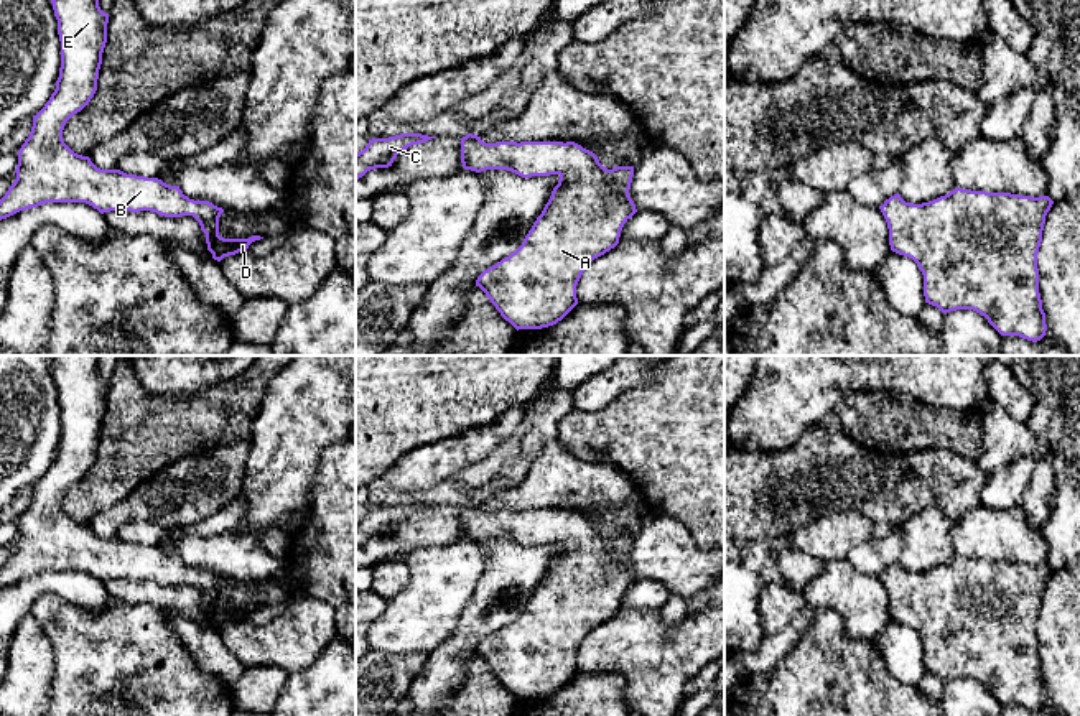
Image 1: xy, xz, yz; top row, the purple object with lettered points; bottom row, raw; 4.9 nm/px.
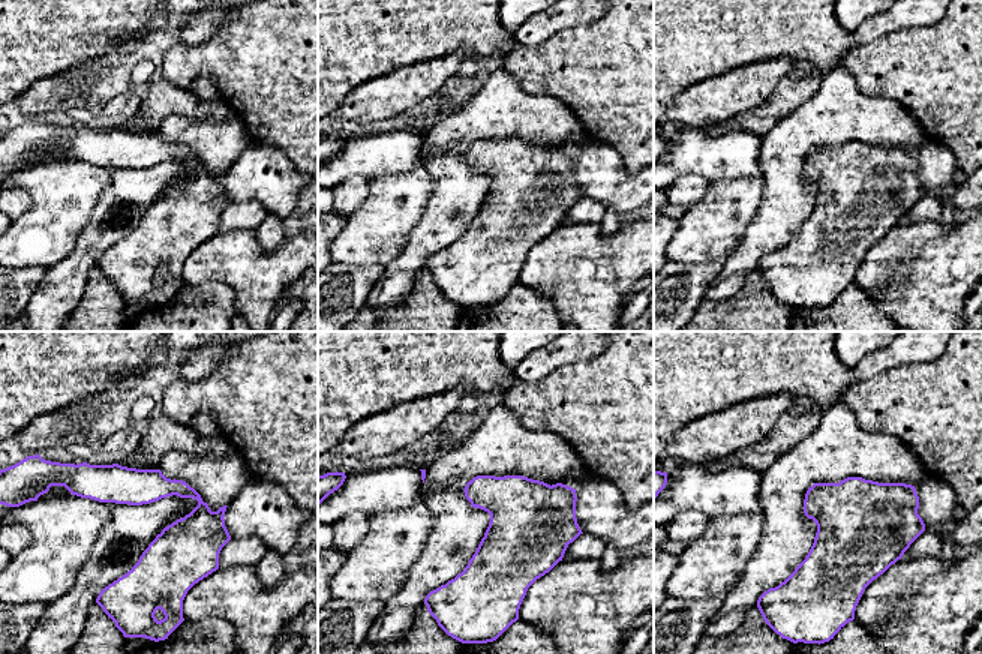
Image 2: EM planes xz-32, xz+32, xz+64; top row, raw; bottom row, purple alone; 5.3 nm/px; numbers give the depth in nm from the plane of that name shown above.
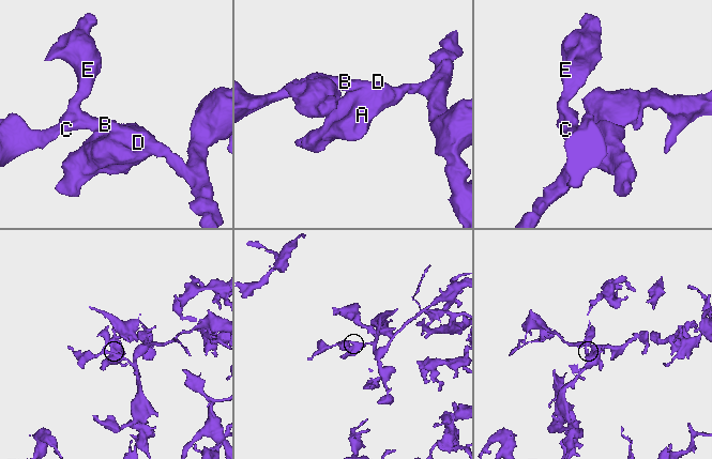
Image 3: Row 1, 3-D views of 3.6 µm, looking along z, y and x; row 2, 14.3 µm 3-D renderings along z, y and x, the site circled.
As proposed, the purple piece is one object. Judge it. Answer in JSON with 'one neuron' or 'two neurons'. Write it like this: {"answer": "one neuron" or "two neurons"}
{"answer": "one neuron"}

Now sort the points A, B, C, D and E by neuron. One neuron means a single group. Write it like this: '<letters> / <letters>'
A B C D E

